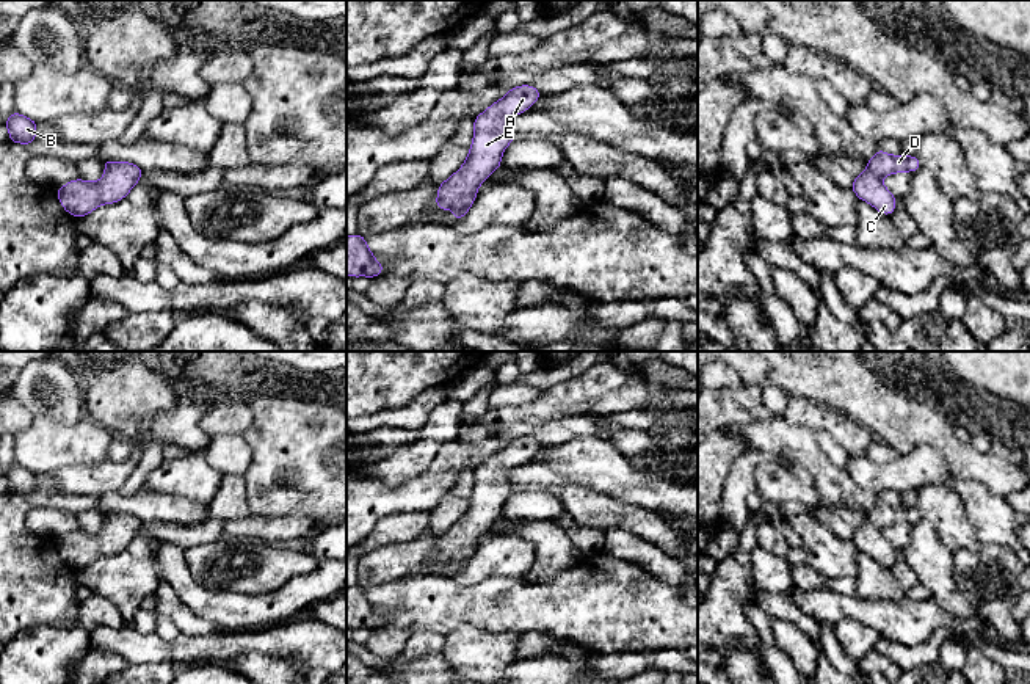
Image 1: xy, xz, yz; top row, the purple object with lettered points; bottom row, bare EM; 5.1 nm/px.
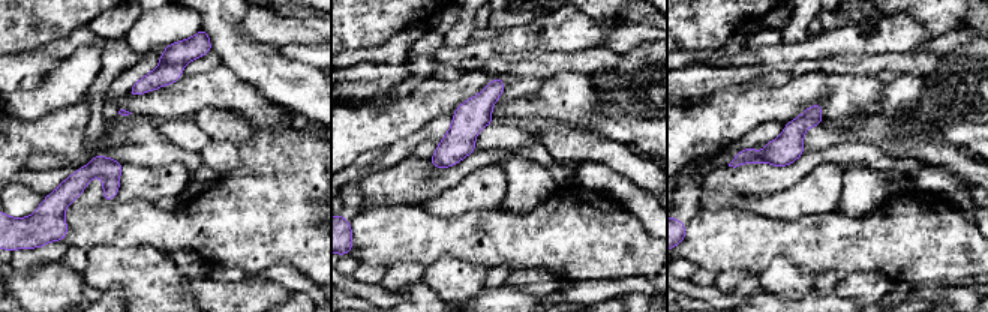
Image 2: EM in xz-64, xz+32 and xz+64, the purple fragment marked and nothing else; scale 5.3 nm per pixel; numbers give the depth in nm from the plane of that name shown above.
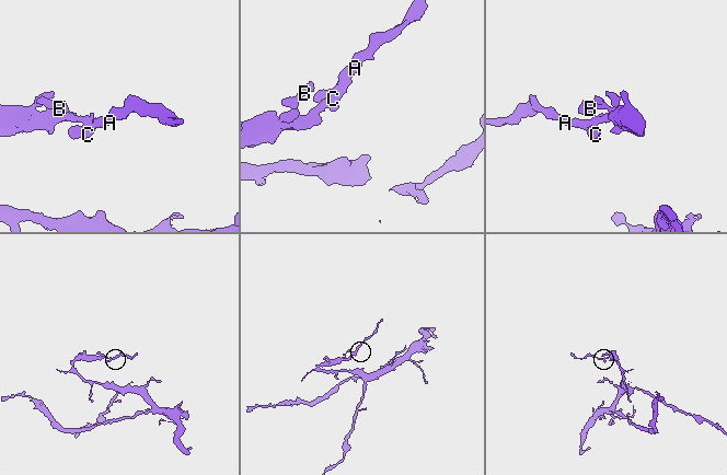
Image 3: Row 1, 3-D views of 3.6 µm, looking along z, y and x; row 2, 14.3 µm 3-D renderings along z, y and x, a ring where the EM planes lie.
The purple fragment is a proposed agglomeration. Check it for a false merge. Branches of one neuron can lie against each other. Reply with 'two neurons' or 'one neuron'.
one neuron

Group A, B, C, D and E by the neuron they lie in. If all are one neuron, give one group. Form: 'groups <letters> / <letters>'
groups A B C D E

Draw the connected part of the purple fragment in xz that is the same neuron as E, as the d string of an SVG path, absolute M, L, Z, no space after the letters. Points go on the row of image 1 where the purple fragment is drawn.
M520 85L508 89L473 119L473 141L462 166L437 187L439 210L453 210L461 220L475 202L478 187L502 165L503 151L516 138L510 121L528 110L541 97L539 89Z

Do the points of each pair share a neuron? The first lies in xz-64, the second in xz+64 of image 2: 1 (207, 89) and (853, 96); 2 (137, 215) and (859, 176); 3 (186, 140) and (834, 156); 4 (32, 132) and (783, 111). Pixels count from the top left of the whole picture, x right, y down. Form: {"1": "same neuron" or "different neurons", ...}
{"1": "different neurons", "2": "different neurons", "3": "different neurons", "4": "same neuron"}

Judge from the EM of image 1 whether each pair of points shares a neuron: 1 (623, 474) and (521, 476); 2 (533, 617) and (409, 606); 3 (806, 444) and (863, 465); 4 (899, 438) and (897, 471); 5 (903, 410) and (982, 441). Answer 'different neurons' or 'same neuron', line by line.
1: same neuron
2: same neuron
3: different neurons
4: different neurons
5: different neurons

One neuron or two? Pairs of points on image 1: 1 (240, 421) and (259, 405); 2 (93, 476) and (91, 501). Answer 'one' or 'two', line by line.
1: two
2: two

